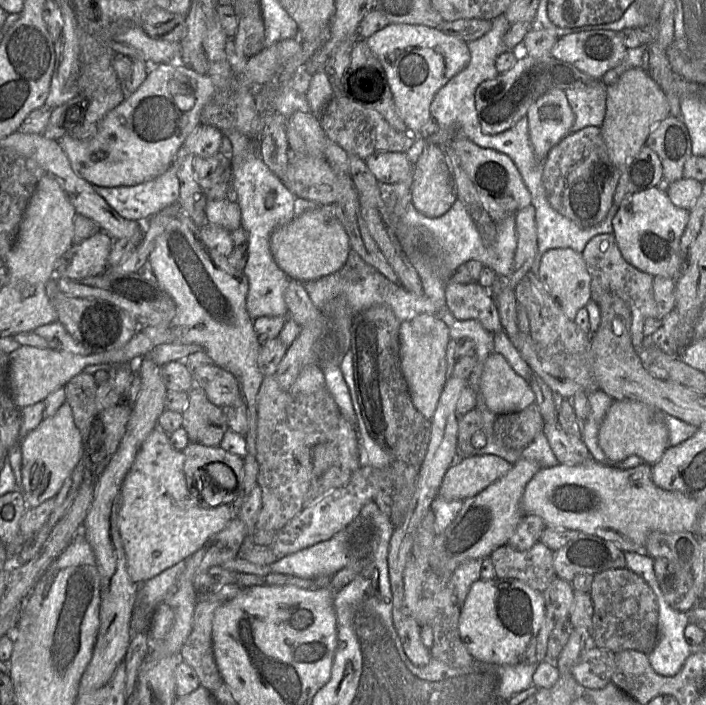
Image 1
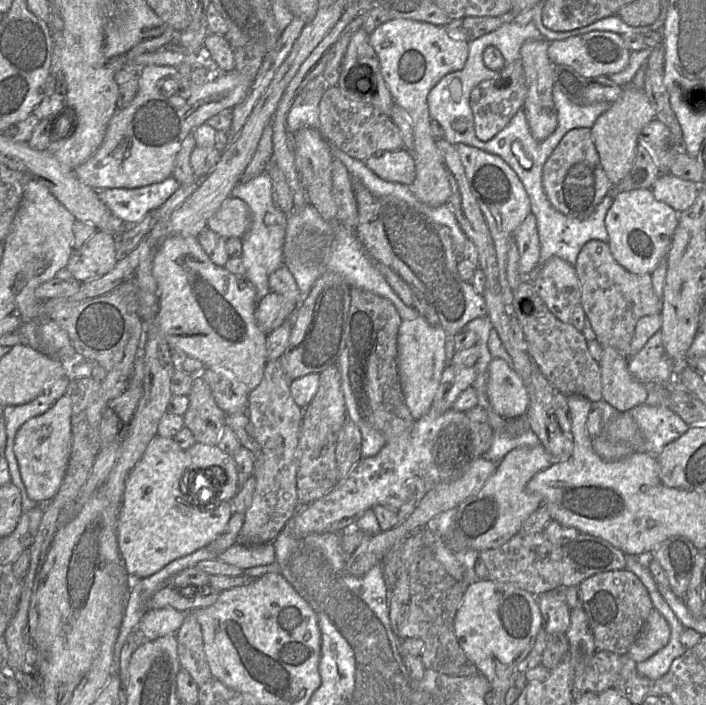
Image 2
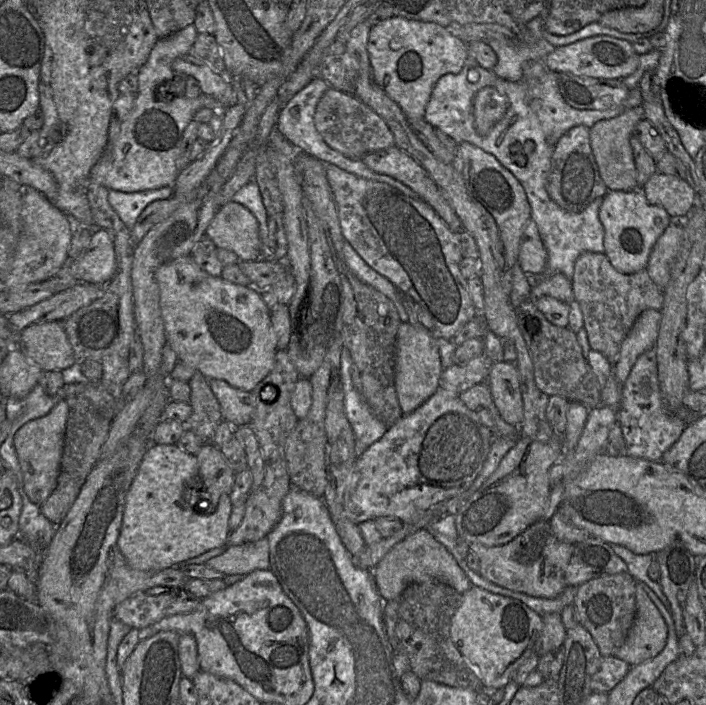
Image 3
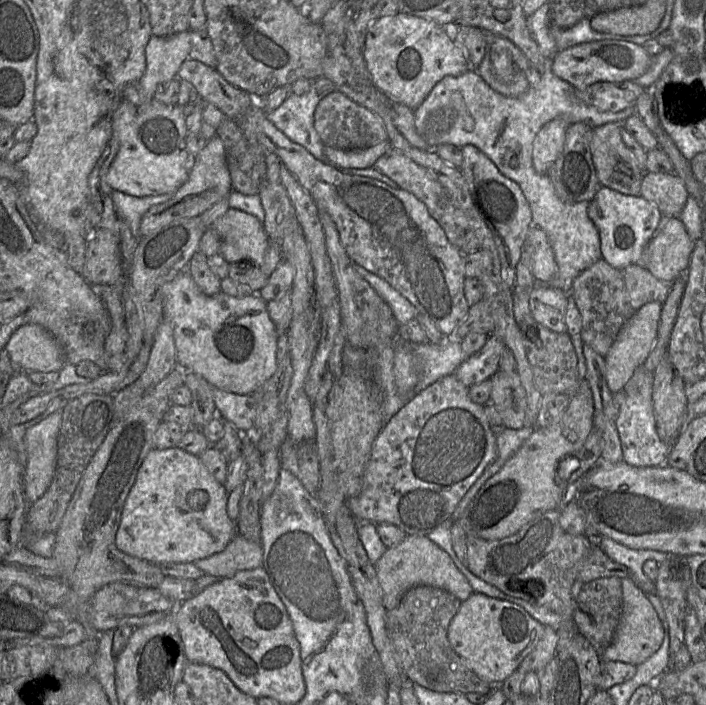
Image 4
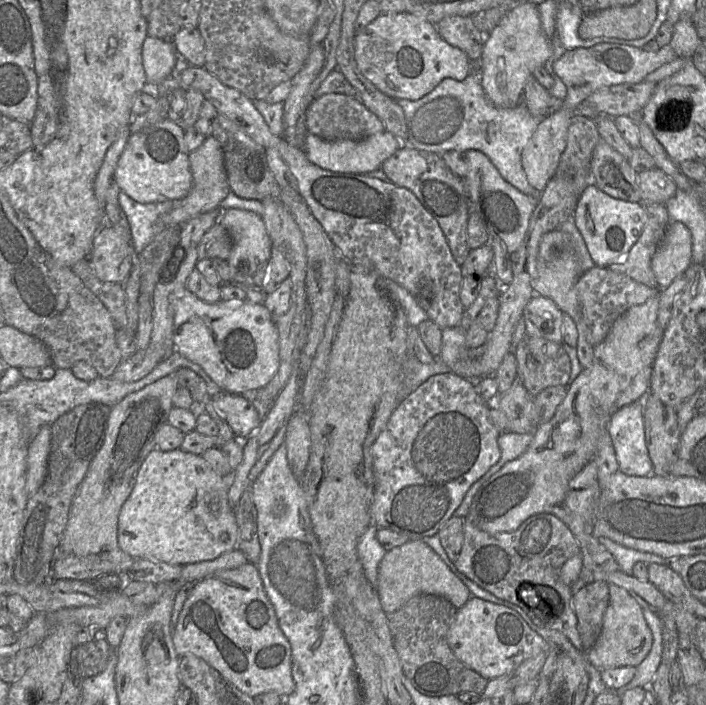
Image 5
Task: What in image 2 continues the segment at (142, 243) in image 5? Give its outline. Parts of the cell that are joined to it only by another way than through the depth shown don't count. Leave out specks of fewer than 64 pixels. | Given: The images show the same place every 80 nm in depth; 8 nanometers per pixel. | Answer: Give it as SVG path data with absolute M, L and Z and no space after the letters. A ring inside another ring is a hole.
M170 176L164 181L138 188L106 188L98 194L111 212L126 225L132 226L142 220L151 211L157 210L178 188L178 181Z

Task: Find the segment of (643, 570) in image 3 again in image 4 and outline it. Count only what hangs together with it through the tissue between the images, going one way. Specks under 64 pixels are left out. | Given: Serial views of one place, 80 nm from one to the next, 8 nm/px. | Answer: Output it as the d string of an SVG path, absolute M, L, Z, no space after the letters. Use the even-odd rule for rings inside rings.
M605 536L599 537L598 545L610 559L628 568L631 578L644 593L651 592L657 595L655 581L644 574L642 567L647 560L655 560L657 563L664 561L667 553L656 550L634 550Z

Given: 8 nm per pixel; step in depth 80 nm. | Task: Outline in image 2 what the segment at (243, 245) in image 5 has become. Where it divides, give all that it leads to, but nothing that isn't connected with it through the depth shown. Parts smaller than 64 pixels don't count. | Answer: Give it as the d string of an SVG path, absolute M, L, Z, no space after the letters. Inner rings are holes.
M226 198L218 210L208 220L208 227L224 239L242 239L252 222L249 207L240 199Z

